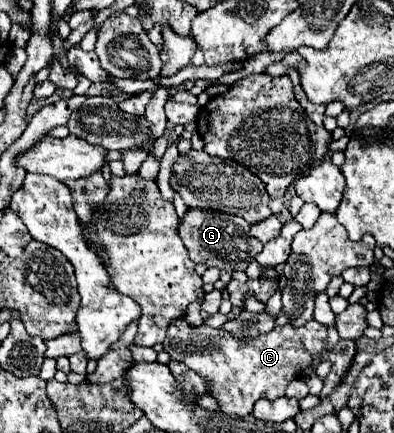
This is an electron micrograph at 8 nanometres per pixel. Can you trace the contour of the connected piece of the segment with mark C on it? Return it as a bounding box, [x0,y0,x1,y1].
[163,319,327,417]

